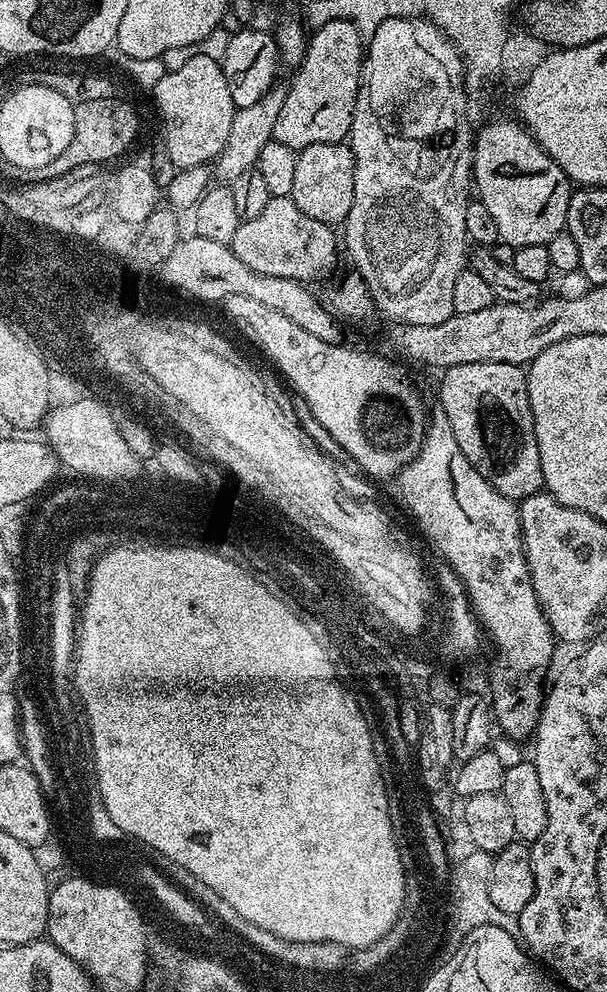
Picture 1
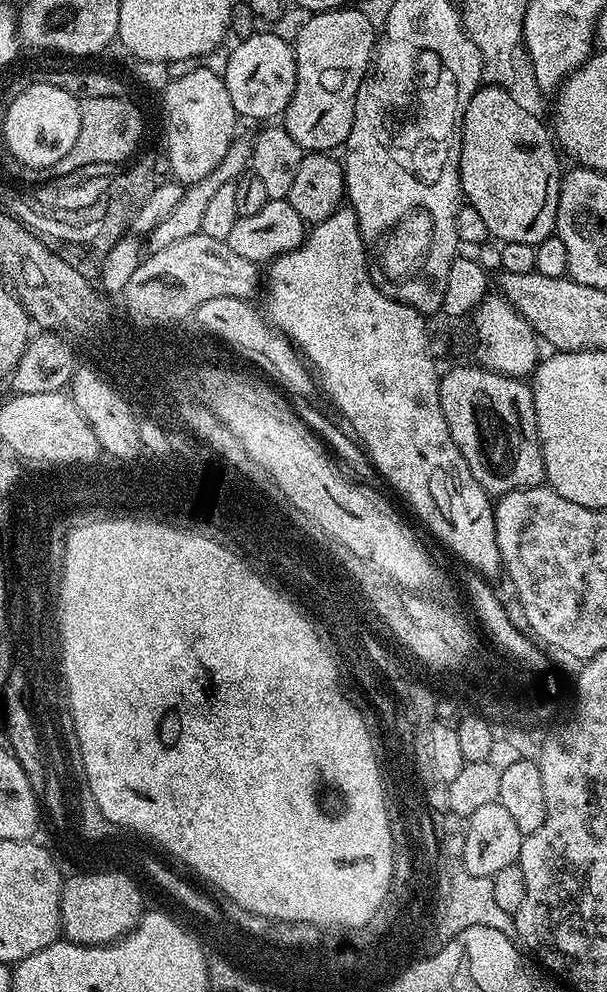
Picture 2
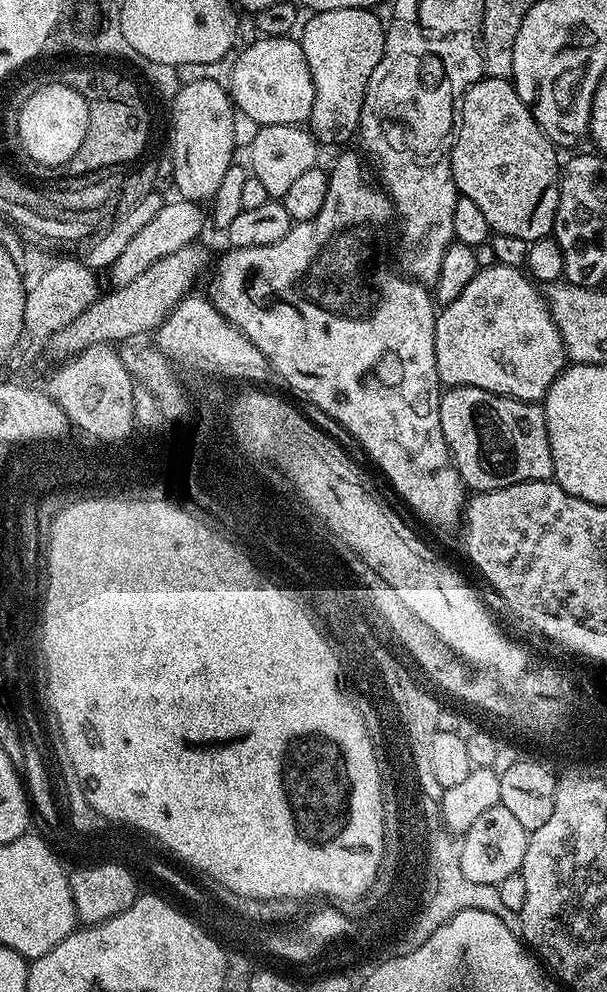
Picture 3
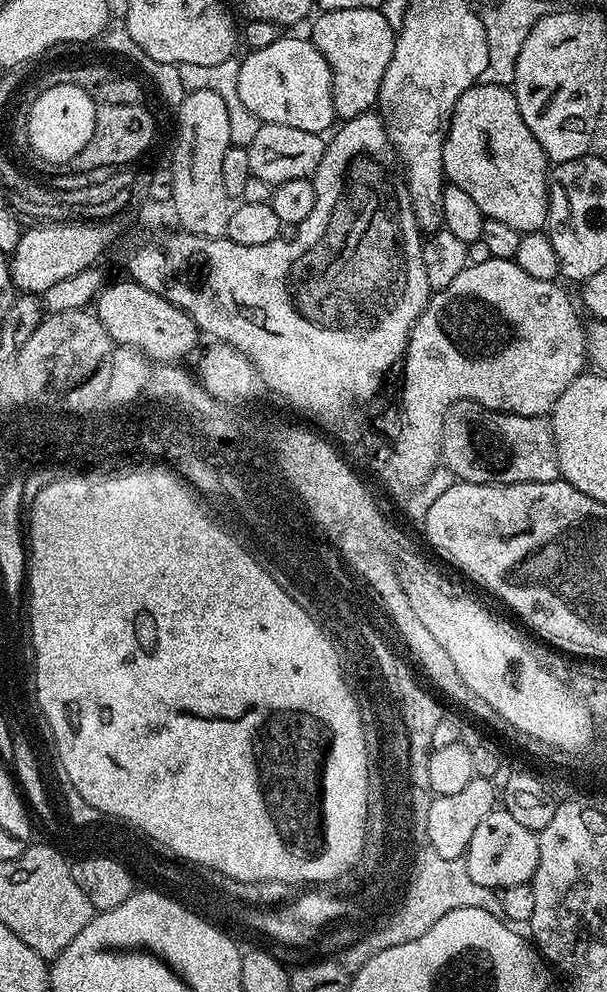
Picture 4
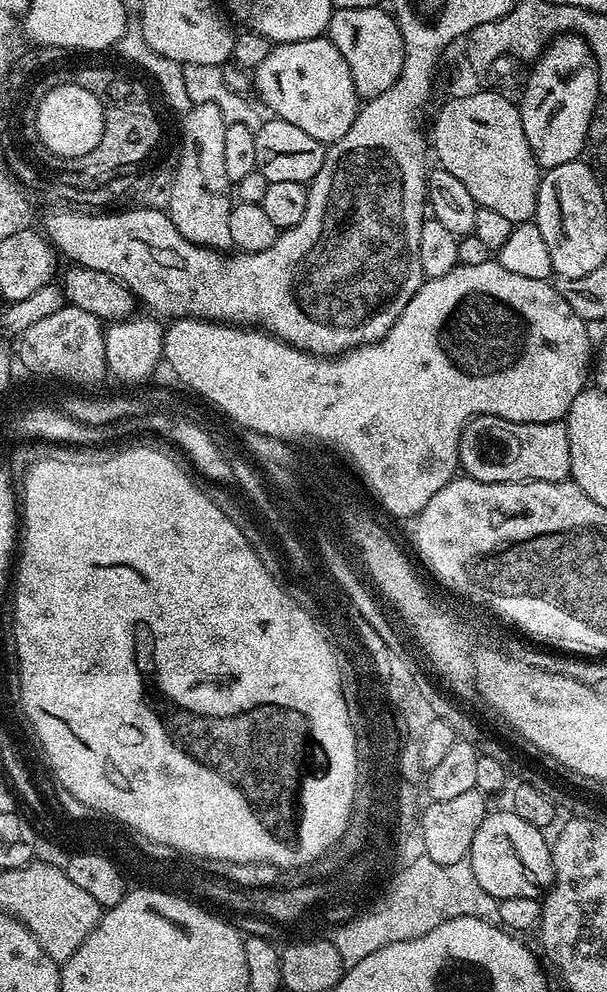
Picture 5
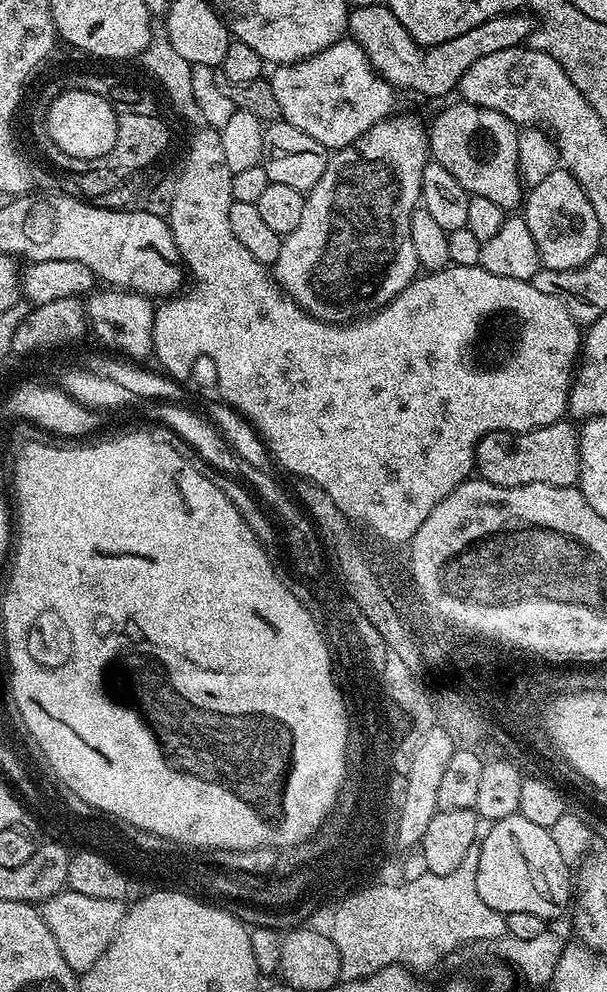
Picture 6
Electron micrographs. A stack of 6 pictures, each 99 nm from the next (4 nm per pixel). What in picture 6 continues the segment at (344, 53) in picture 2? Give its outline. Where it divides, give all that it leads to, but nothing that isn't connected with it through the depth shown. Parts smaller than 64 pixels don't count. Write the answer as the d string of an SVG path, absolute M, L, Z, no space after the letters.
M374 2L370 6L349 11L346 32L358 42L372 69L392 88L409 88L420 96L448 96L459 89L462 74L466 74L466 70L470 70L478 58L486 58L497 50L521 47L531 37L533 27L533 17L527 11L517 10L490 18L482 22L482 26L474 26L474 30L466 30L466 34L450 38L450 42L424 47L410 38L406 26L394 18L387 3Z

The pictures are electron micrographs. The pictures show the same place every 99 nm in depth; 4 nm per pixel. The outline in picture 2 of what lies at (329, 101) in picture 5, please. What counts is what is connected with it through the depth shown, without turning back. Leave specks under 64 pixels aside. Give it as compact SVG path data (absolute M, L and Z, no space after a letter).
M256 32L253 34L253 36L246 37L245 40L242 41L232 53L227 53L226 59L222 64L222 75L224 77L224 81L226 82L226 91L230 93L230 102L234 102L234 110L236 111L237 117L244 119L245 116L245 118L248 120L264 120L260 122L271 121L268 120L271 118L271 116L276 116L276 118L283 117L286 106L294 94L294 86L296 85L296 49L291 43L289 43L289 41L287 44L282 37L275 36L275 34L272 32Z

